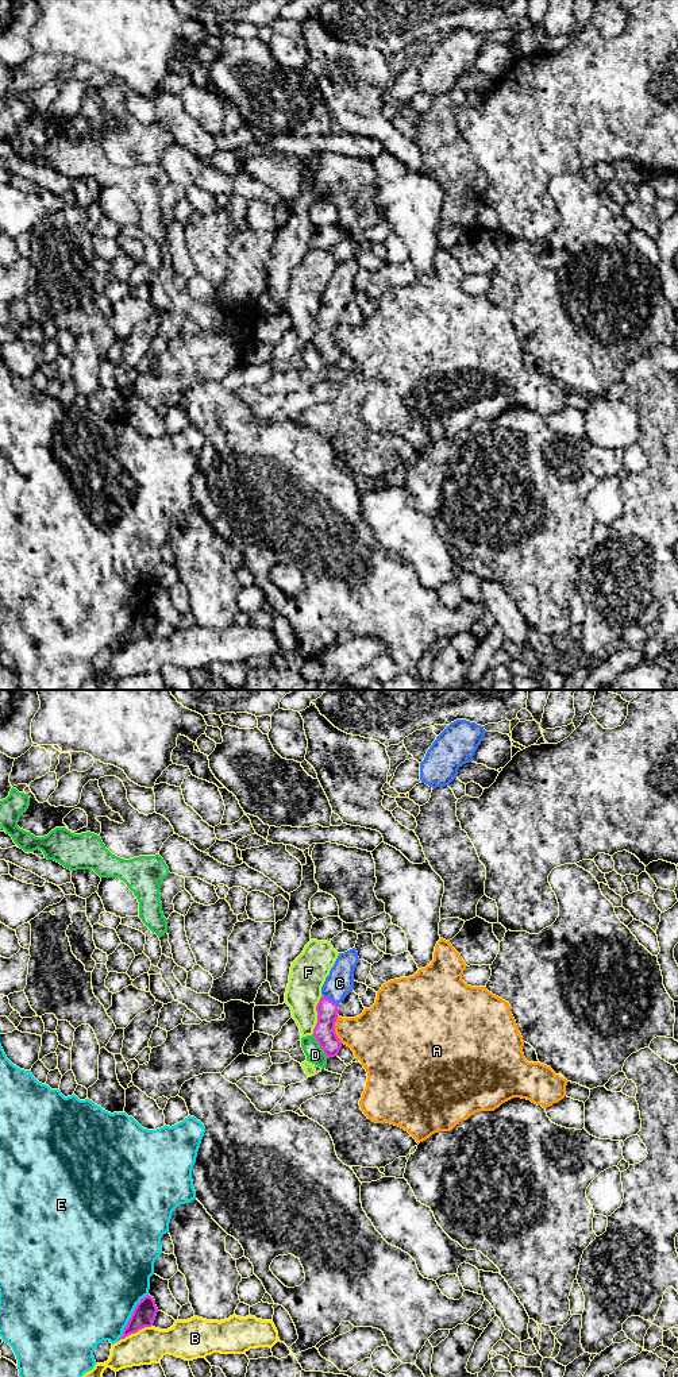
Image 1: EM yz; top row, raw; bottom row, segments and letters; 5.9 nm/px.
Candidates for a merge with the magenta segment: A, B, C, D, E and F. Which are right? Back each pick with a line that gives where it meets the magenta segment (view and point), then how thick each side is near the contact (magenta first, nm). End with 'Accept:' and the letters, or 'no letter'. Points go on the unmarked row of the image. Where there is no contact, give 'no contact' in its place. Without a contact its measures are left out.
C: contact yz (328, 308); calibres 130 and 170 nm
Accept: C

